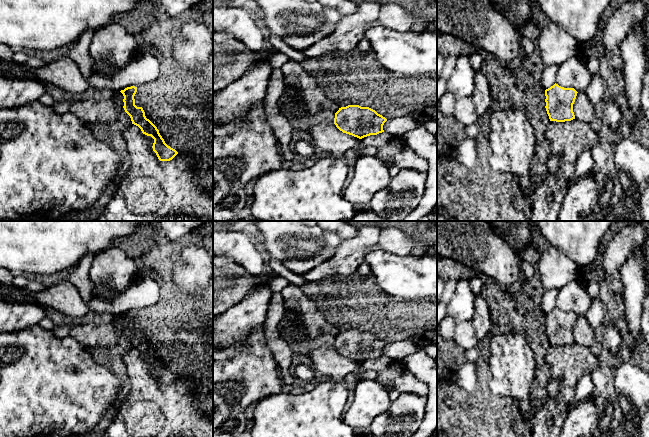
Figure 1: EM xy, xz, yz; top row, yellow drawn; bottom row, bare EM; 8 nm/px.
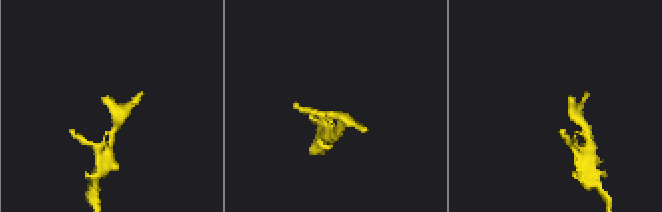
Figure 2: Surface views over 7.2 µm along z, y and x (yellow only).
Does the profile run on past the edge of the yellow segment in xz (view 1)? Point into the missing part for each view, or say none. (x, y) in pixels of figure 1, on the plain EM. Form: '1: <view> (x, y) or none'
1: none

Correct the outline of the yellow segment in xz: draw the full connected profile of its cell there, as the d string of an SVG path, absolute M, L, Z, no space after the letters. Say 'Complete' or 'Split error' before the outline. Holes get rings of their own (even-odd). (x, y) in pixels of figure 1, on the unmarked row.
Complete. M348 329L335 337L334 348L343 357L359 363L384 356L383 349L387 345L369 331Z

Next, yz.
Complete. M554 308L545 314L546 335L550 345L565 346L575 343L573 328L577 315Z

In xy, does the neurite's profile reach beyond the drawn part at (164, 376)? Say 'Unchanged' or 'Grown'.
Unchanged

